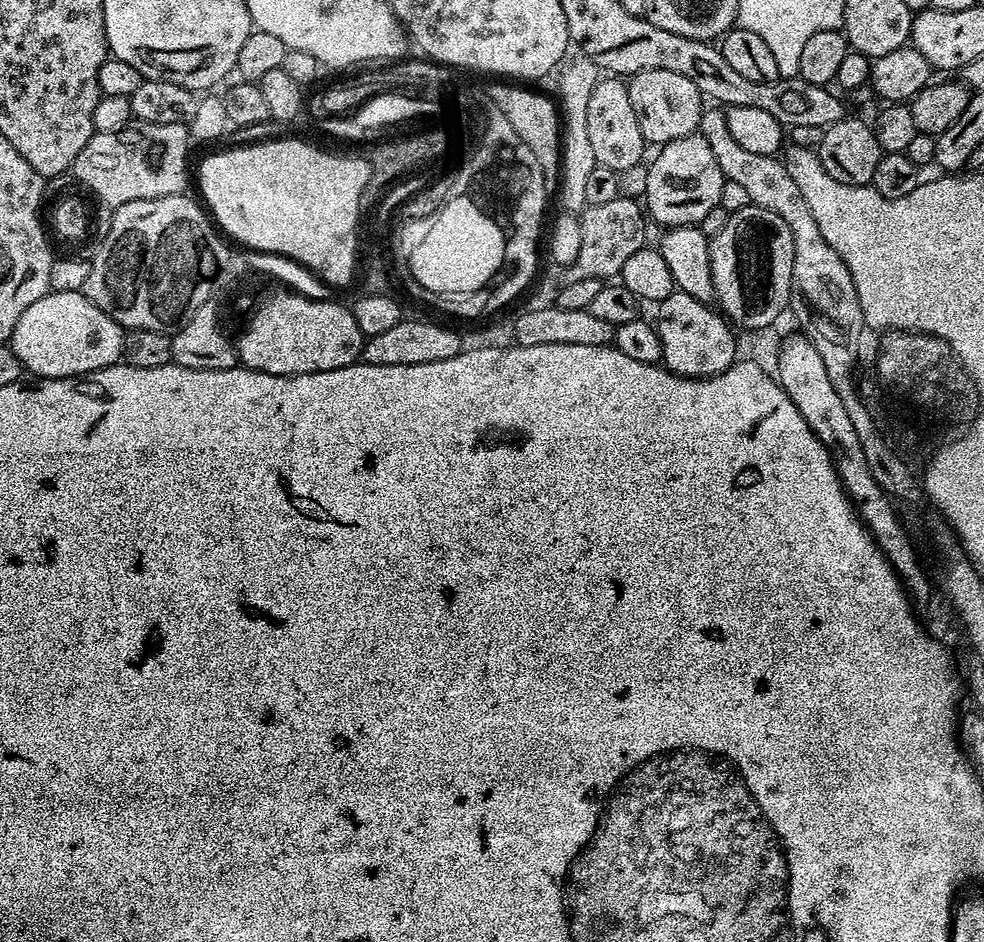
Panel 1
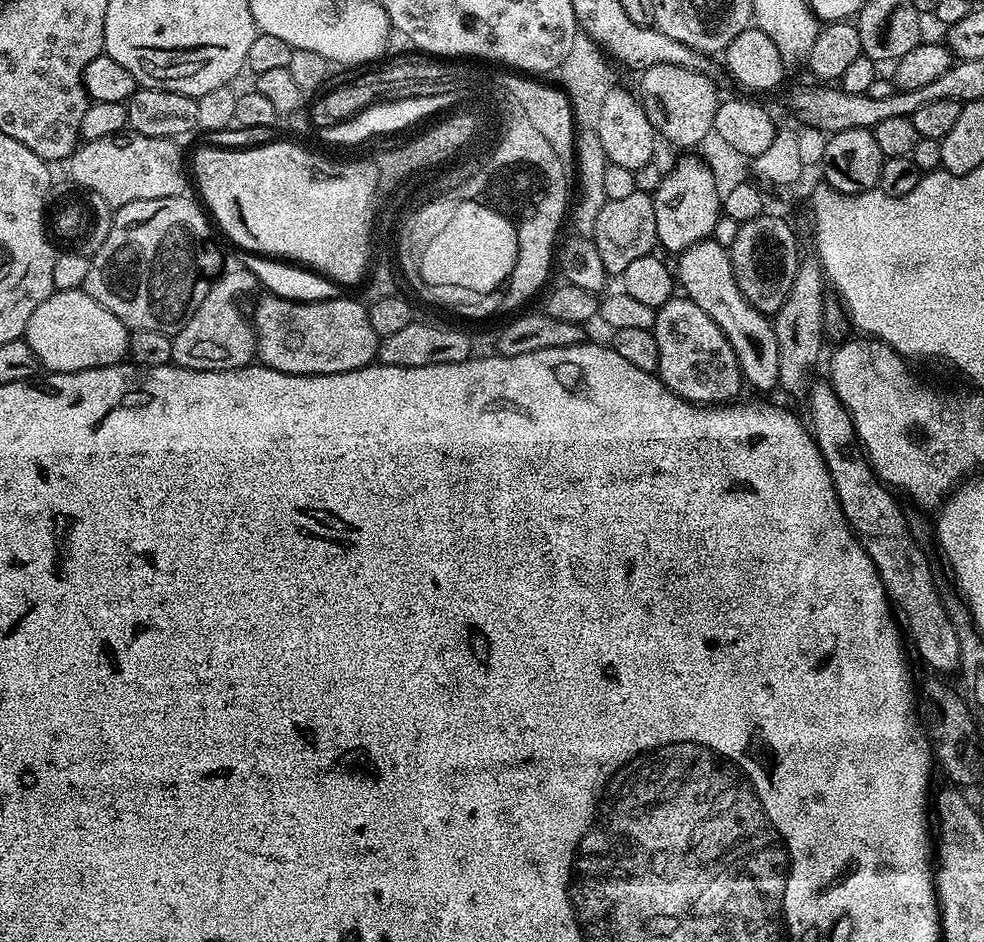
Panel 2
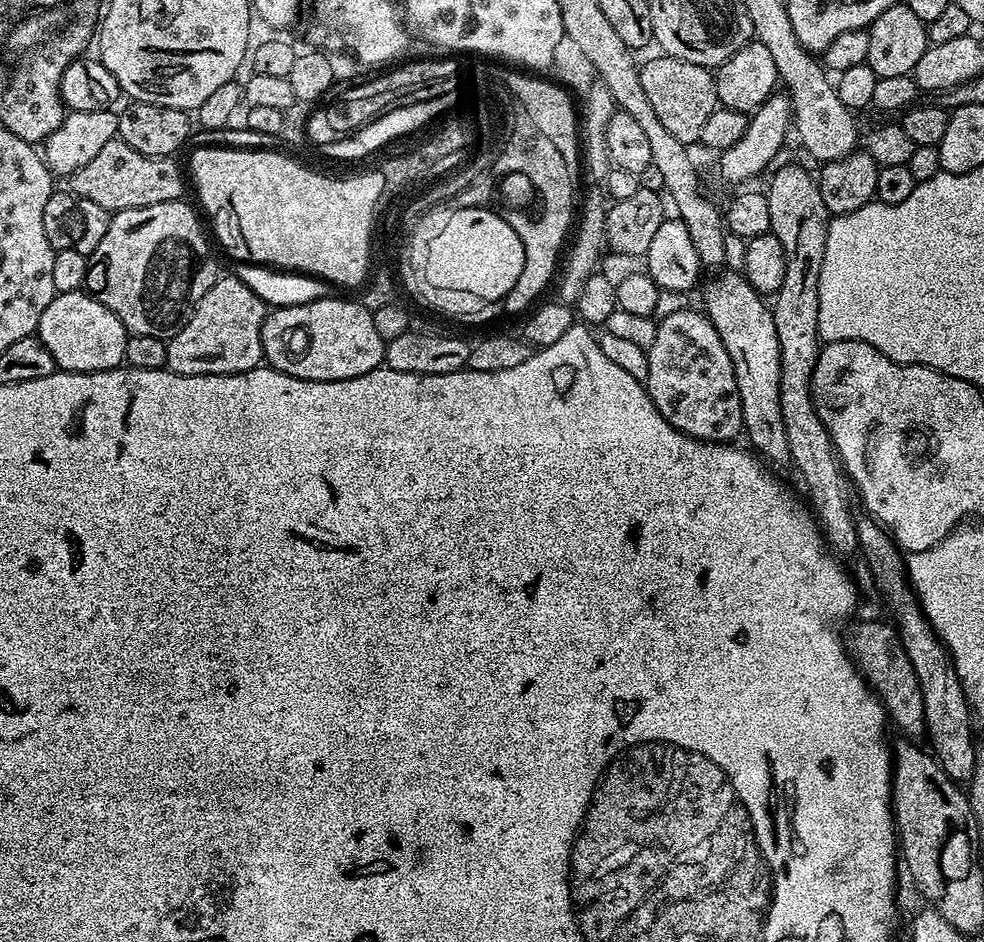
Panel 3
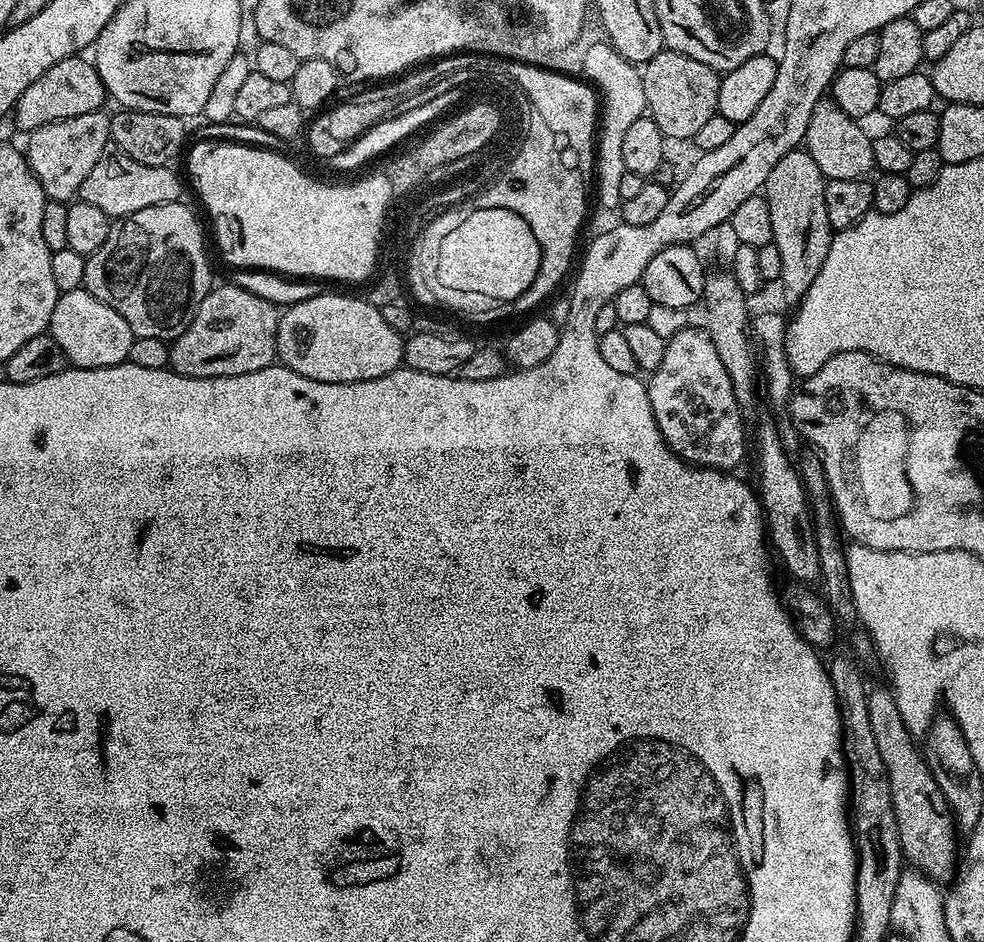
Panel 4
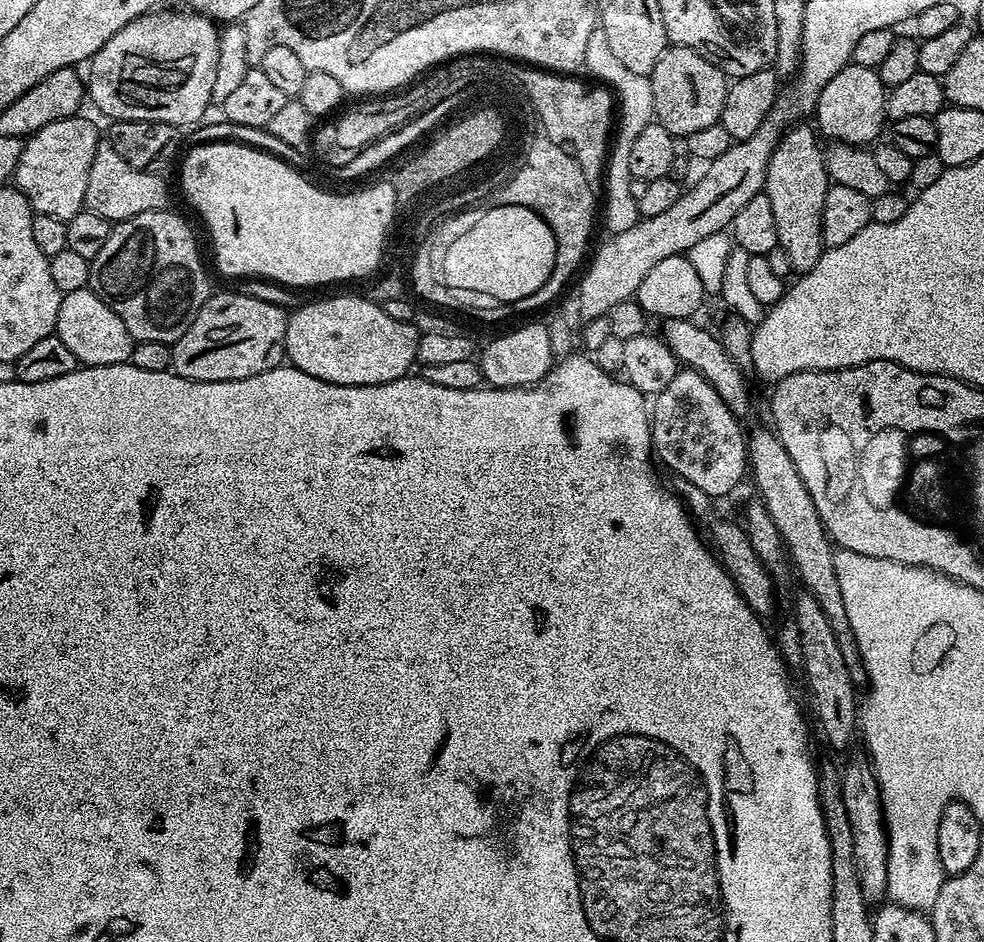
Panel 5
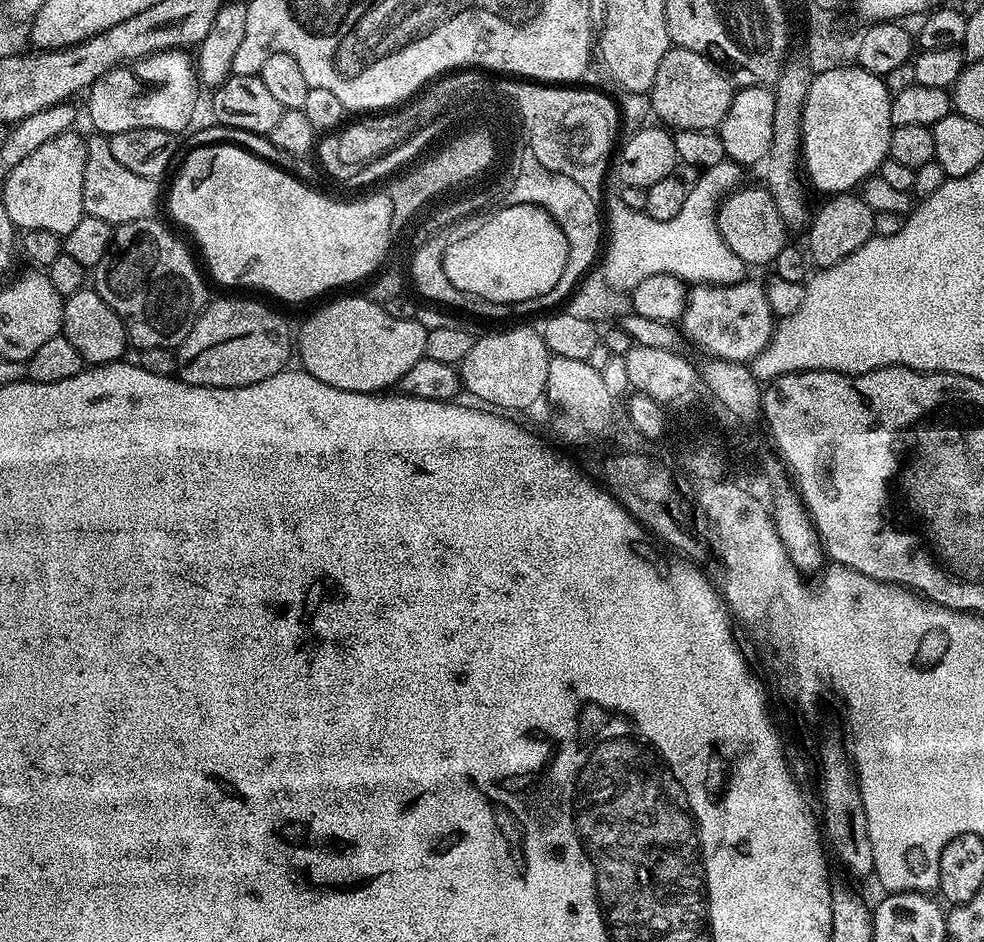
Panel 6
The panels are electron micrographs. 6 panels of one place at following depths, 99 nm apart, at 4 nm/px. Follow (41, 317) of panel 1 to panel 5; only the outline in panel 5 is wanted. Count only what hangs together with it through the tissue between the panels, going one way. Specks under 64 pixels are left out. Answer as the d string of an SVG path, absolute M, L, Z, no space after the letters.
M91 287L61 295L54 334L62 338L77 362L89 368L126 364L132 359L134 341L130 330L126 330L126 322L122 322L122 318L118 318L118 314L114 314L114 310L110 310L110 306L106 306L106 302L98 298Z

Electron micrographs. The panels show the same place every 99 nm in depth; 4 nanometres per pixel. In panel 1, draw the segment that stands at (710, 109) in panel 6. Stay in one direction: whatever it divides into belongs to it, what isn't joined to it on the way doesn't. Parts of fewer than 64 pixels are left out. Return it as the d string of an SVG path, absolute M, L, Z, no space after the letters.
M642 70L627 81L630 94L630 106L634 106L634 114L638 116L638 126L642 130L645 141L649 145L663 146L674 138L693 135L700 127L700 116L706 111L705 97L701 96L698 86L690 82L683 74L673 74L670 70Z

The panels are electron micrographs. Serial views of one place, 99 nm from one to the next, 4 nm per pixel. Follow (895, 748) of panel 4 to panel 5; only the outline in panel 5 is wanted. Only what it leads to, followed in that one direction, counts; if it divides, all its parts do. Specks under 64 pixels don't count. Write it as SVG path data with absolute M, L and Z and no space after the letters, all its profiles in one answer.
M769 427L749 431L747 445L750 474L751 477L754 476L757 486L755 489L766 502L770 516L774 519L774 524L784 540L785 551L793 569L795 572L797 570L803 582L801 585L815 594L816 601L822 606L852 684L858 688L865 687L868 682L868 671L862 662L861 651L858 650L858 642L850 618L846 615L845 602L842 601L841 587L838 586L837 570L833 560L835 549L831 537L821 522L813 499L805 488L804 480L798 474L790 454L786 453L786 448L782 446L780 437Z

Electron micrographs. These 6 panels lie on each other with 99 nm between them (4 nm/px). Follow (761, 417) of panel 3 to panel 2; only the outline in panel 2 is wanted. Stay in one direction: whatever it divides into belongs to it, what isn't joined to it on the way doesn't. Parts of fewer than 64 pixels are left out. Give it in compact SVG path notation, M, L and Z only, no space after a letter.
M711 238L699 240L694 246L679 253L677 264L674 264L674 276L684 287L683 295L694 301L714 320L719 330L725 335L726 342L733 347L734 354L737 356L737 364L743 376L743 383L749 388L757 388L760 392L768 392L771 388L777 387L778 374L778 341L775 338L775 331L772 328L773 321L767 315L754 306L746 302L738 282L734 278L734 266L732 265L732 253L727 248L723 248L718 241Z

